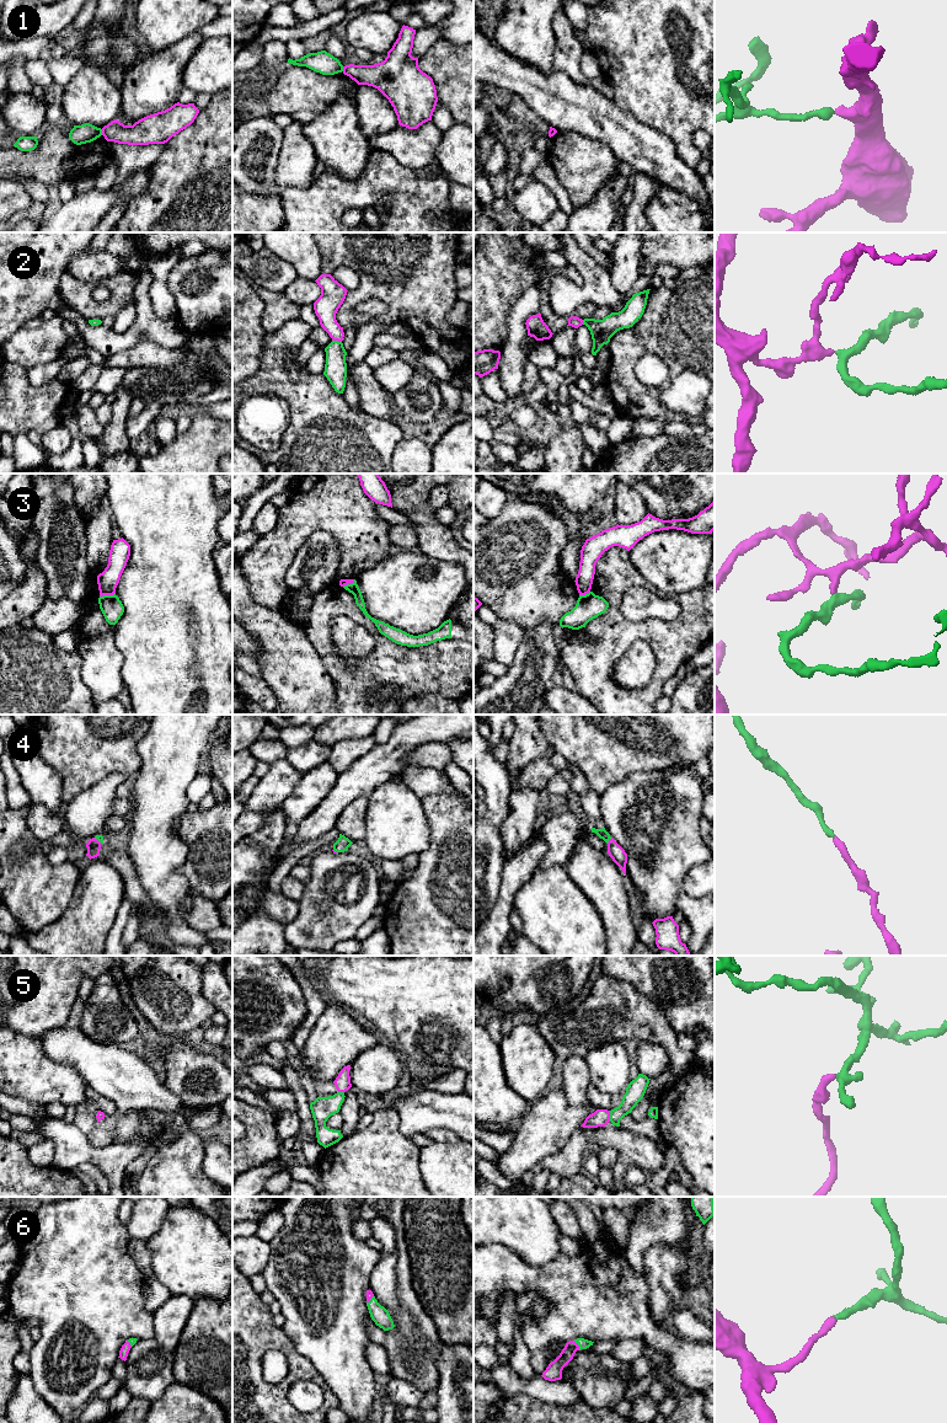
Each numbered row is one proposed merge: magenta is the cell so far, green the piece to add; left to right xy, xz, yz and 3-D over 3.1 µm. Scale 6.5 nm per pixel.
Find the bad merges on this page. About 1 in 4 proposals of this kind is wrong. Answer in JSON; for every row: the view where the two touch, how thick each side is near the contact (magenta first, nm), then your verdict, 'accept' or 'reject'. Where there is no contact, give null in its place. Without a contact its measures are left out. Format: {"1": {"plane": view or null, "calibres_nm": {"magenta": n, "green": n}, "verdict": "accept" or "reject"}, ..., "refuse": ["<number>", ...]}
{"1": {"plane": "xy", "calibres_nm": {"magenta": 160, "green": 130}, "verdict": "reject"}, "2": {"plane": "xz", "calibres_nm": {"magenta": 160, "green": 140}, "verdict": "accept"}, "3": {"plane": "xy", "calibres_nm": {"magenta": 140, "green": 140}, "verdict": "reject"}, "4": {"plane": "yz", "calibres_nm": {"magenta": 100, "green": 70}, "verdict": "accept"}, "5": {"plane": "yz", "calibres_nm": {"magenta": 110, "green": 120}, "verdict": "accept"}, "6": {"plane": "yz", "calibres_nm": {"magenta": 110, "green": 70}, "verdict": "accept"}, "refuse": ["1", "3"]}

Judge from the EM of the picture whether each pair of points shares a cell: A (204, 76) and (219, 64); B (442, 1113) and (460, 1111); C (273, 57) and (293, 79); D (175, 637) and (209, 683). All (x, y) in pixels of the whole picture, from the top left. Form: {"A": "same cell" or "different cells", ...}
{"A": "same cell", "B": "same cell", "C": "different cells", "D": "same cell"}

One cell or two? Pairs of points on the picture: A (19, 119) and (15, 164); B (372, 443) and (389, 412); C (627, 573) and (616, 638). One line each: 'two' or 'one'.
A: two
B: two
C: one

